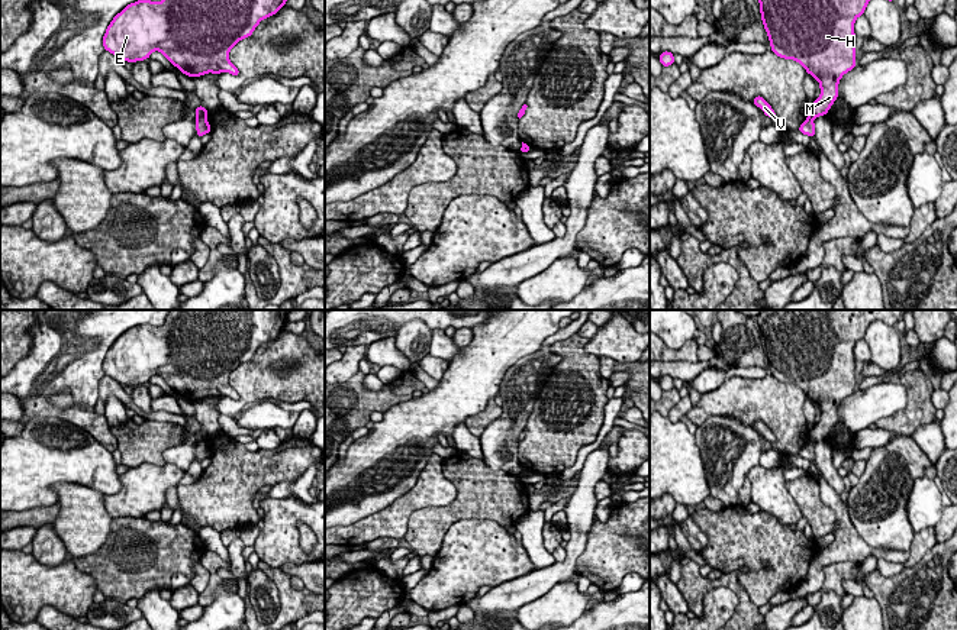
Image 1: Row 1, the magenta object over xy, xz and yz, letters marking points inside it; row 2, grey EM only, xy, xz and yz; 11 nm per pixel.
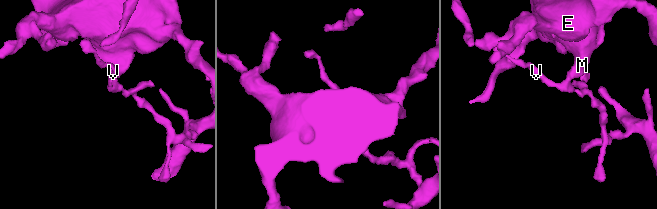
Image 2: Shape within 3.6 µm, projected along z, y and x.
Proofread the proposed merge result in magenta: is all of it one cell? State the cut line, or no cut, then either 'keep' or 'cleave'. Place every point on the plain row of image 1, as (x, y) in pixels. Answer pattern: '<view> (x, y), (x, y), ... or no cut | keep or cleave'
yz (809, 439), (812, 442) | cleave

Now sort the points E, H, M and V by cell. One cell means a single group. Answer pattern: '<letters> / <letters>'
E H M / V

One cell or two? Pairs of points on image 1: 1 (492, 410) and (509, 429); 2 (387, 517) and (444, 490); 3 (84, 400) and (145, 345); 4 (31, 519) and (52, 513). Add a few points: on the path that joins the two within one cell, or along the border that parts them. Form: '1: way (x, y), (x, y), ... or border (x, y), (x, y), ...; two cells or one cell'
1: border (502, 407), (502, 413), (479, 436); two cells
2: way (402, 509), (429, 491); one cell
3: way (86, 381), (122, 345), (126, 345); one cell
4: way (36, 517), (47, 514); one cell

